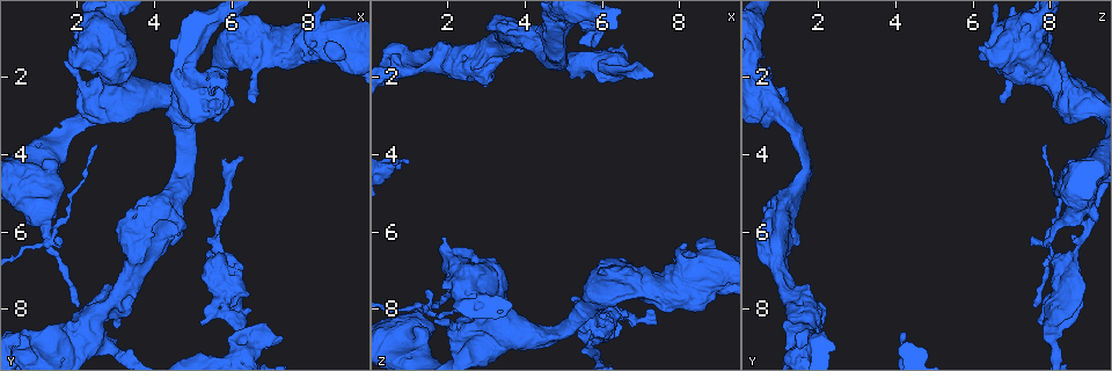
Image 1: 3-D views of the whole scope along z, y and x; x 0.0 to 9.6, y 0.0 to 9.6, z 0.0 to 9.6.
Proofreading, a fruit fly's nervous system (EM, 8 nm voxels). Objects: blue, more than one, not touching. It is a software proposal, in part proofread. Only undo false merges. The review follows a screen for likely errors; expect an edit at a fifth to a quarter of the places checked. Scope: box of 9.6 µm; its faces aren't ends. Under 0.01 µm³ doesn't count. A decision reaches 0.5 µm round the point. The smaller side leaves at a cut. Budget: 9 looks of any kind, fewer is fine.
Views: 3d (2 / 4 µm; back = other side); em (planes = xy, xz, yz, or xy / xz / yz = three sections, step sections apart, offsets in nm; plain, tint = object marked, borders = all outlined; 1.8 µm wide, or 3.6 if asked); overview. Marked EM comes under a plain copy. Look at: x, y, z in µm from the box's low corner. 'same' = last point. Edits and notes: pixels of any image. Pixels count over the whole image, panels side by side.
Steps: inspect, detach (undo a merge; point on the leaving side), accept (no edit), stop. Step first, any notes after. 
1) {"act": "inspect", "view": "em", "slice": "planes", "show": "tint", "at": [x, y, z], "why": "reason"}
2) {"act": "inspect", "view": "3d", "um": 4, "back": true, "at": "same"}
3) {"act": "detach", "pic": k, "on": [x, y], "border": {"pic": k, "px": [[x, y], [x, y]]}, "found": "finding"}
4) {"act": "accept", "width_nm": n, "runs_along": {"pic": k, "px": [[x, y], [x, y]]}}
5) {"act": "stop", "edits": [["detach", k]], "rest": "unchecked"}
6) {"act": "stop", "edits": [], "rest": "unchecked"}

{"act": "inspect", "view": "3d", "um": 4, "at": [7.80, 1.00, 7.30], "why": "abrupt turn"}

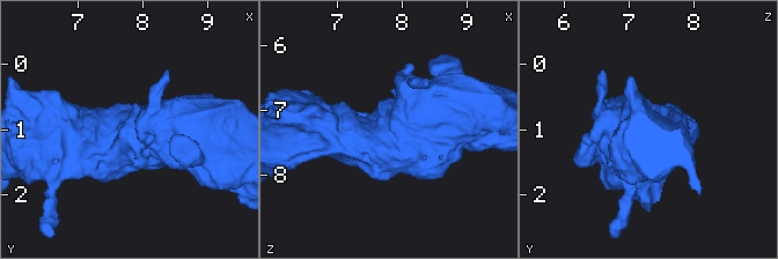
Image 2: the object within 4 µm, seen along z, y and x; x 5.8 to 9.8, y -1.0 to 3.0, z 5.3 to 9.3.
{"act": "inspect", "view": "em", "um": 3.6, "slice": "planes", "show": "tint", "at": [7.85, 1.05, 7.25], "why": "need the tissue"}

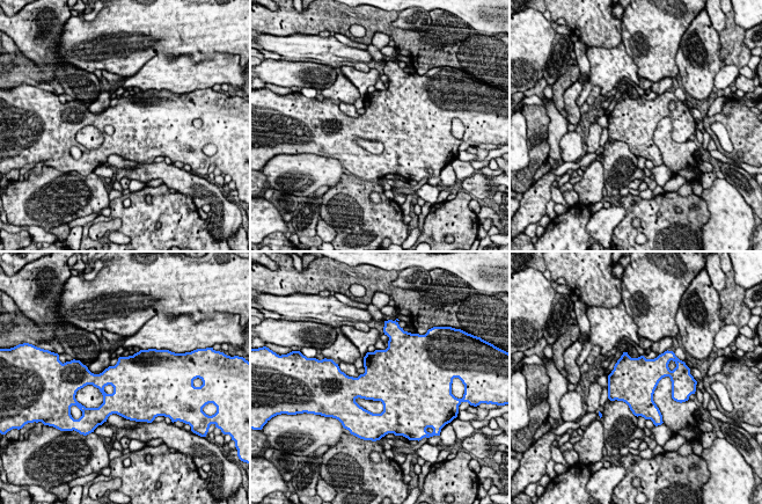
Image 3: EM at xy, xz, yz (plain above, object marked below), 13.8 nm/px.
{"act": "accept", "width_nm": 650, "found": "one neuron here"}

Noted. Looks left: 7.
{"act": "inspect", "view": "em", "um": 3.6, "slice": "planes", "show": "borders", "at": [1.20, 4.35, 8.95], "why": "calibre changes"}

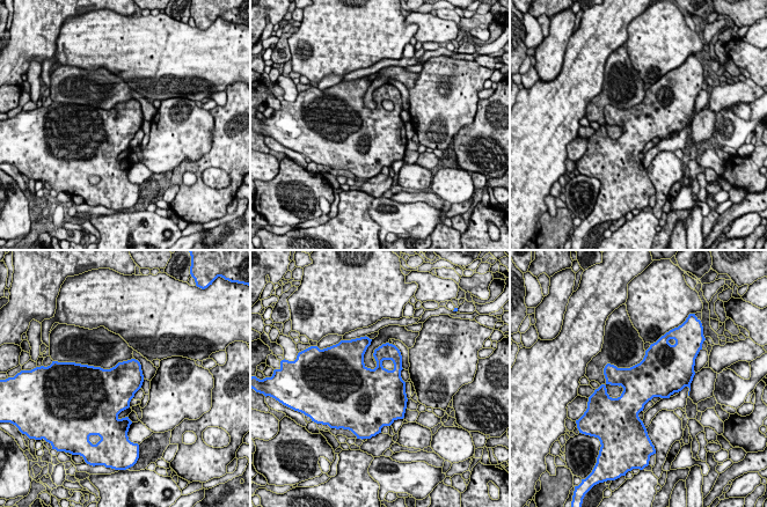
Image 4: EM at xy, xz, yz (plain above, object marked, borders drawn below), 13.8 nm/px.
{"act": "accept", "width_nm": 550, "found": "continuous, no second neuron"}

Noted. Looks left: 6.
{"act": "inspect", "view": "3d", "um": 2, "at": [1.30, 5.90, 8.05], "why": "sharp bend"}

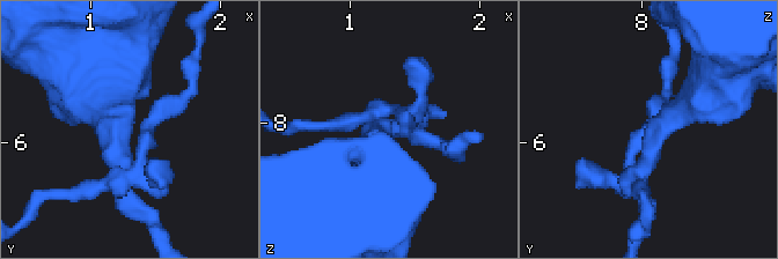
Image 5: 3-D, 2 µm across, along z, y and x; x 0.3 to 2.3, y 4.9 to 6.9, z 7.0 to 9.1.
{"act": "inspect", "view": "em", "slice": "planes", "show": "tint", "at": [1.26, 5.94, 8.10]}

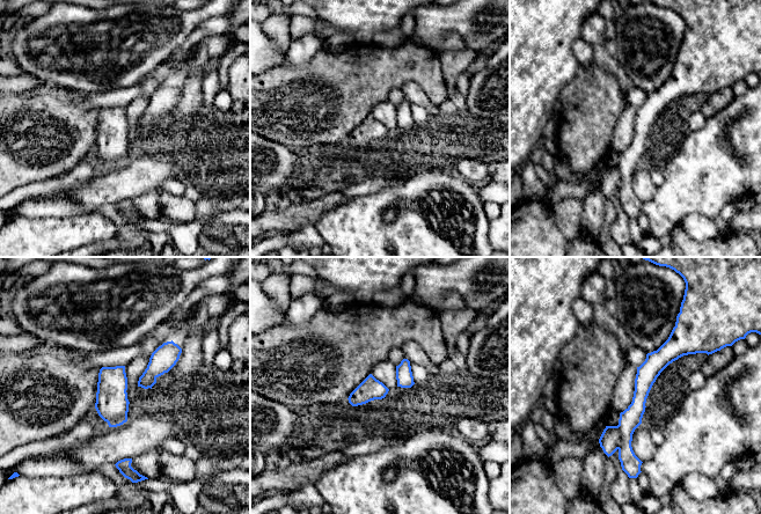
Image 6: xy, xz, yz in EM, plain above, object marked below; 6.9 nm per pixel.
{"act": "detach", "pic": 6, "on": [609, 441], "width_nm": 150, "found": "two neurons meet here"}

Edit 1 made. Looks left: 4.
{"act": "inspect", "view": "em", "um": 3.6, "slice": "planes", "show": "tint", "at": [1.90, 8.80, 1.65], "why": "calibre changes"}

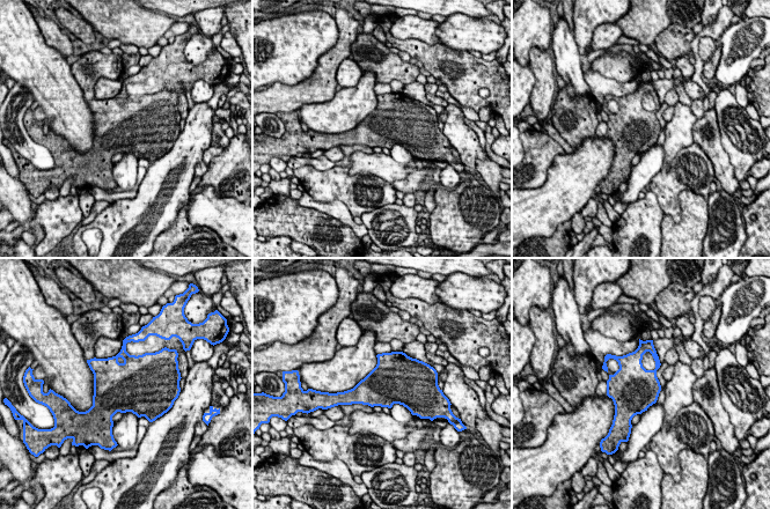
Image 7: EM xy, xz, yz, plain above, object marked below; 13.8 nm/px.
{"act": "accept", "found": "one neuron here"}

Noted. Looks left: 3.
{"act": "stop", "edits": [["detach", 6]], "rest": "unchecked"}

